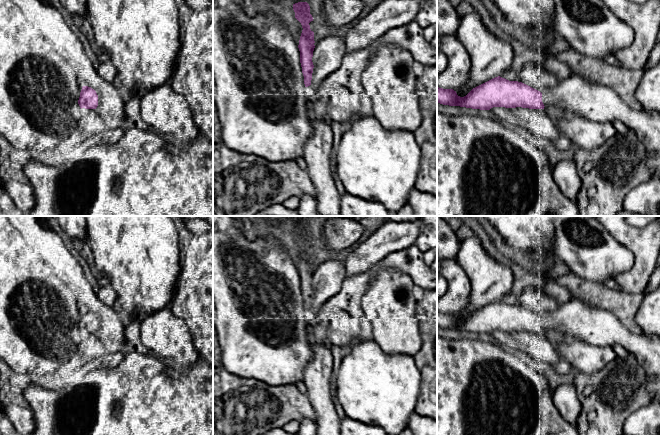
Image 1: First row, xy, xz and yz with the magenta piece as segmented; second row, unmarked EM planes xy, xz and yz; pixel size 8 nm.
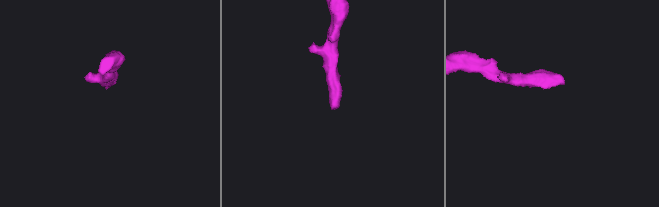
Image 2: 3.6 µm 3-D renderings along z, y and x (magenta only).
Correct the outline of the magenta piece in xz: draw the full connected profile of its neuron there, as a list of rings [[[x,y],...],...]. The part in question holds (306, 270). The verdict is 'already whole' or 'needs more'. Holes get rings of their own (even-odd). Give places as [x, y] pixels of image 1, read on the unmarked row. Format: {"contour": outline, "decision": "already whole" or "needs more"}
{"contour": [[[298,226],[293,228],[293,234],[295,236],[295,242],[302,249],[302,257],[299,264],[300,275],[300,287],[302,291],[302,297],[304,300],[305,311],[311,309],[312,297],[313,297],[313,275],[315,272],[314,256],[310,253],[309,247],[313,245],[313,241],[310,238],[310,230],[307,226]]], "decision": "already whole"}

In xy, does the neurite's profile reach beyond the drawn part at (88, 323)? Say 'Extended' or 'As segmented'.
As segmented

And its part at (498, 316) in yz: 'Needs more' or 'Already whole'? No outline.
Needs more

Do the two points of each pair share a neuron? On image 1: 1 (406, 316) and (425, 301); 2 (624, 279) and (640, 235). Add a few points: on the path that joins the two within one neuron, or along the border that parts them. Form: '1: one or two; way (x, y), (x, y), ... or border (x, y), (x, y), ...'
1: two; border (417, 295), (416, 320), (420, 332)
2: one; way (635, 270), (640, 265), (640, 246)

